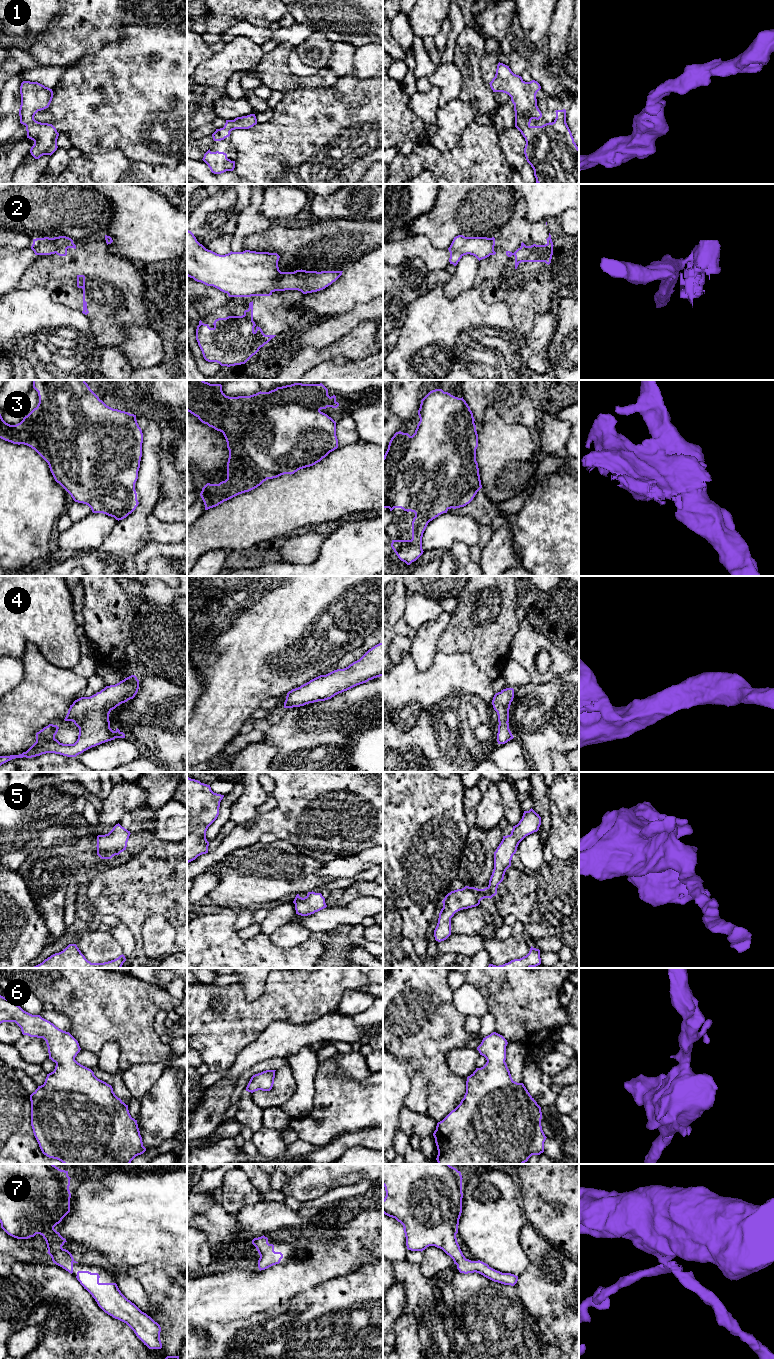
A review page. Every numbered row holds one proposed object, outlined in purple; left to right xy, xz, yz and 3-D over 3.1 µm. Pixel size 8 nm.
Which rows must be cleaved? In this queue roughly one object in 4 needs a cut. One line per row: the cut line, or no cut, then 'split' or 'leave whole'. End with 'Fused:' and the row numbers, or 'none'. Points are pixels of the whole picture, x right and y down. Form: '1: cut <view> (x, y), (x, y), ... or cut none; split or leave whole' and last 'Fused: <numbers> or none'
1: cut none; leave whole
2: cut xz (271, 292), (256, 292), (252, 295); split
3: cut none; leave whole
4: cut none; leave whole
5: cut none; leave whole
6: cut none; leave whole
7: cut none; leave whole
Fused: 2

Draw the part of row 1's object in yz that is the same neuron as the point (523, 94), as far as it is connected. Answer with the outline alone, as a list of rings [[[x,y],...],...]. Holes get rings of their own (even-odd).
[[[498,63],[495,77],[489,83],[493,92],[503,92],[511,97],[515,111],[515,127],[525,138],[524,154],[534,170],[537,184],[579,184],[579,148],[566,123],[566,110],[556,110],[556,118],[542,126],[531,126],[531,120],[539,120],[542,113],[537,106],[536,94],[540,84],[532,80],[525,82],[514,74],[509,66]]]

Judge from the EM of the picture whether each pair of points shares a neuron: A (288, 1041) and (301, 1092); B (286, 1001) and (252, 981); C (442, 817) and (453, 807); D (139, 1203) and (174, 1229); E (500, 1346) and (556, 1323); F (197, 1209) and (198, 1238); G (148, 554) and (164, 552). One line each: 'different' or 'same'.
A: different
B: different
C: same
D: same
E: different
F: different
G: same

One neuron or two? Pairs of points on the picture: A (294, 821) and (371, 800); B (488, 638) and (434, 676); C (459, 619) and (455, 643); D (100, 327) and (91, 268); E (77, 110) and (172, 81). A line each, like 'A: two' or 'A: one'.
A: one
B: two
C: one
D: one
E: one

